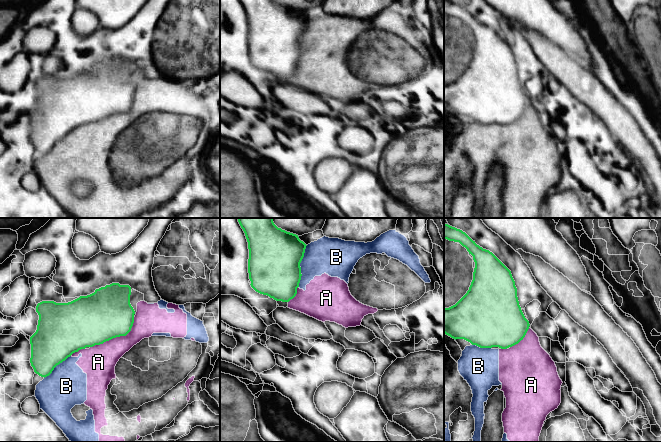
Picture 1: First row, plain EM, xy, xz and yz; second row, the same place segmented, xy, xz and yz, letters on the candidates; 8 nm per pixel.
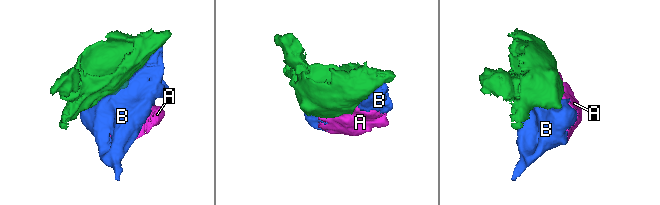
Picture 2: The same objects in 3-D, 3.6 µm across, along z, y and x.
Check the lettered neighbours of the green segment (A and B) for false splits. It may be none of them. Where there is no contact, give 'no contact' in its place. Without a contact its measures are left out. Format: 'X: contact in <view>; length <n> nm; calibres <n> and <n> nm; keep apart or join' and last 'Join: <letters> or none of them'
A: contact in xy; length 440 nm; calibres 400 and 260 nm; keep apart
B: contact in xz; length 340 nm; calibres 420 and 280 nm; keep apart
Join: none of them

